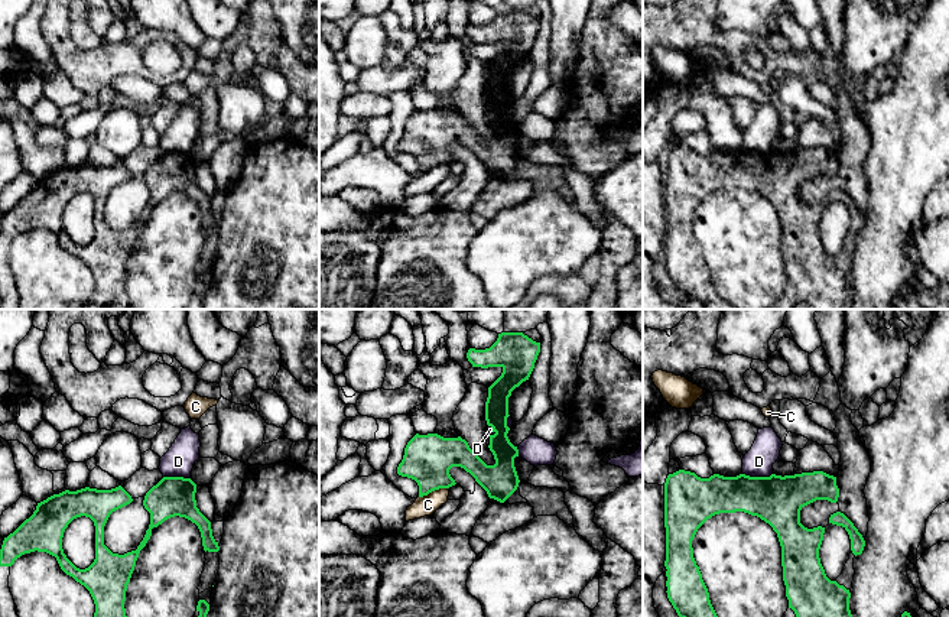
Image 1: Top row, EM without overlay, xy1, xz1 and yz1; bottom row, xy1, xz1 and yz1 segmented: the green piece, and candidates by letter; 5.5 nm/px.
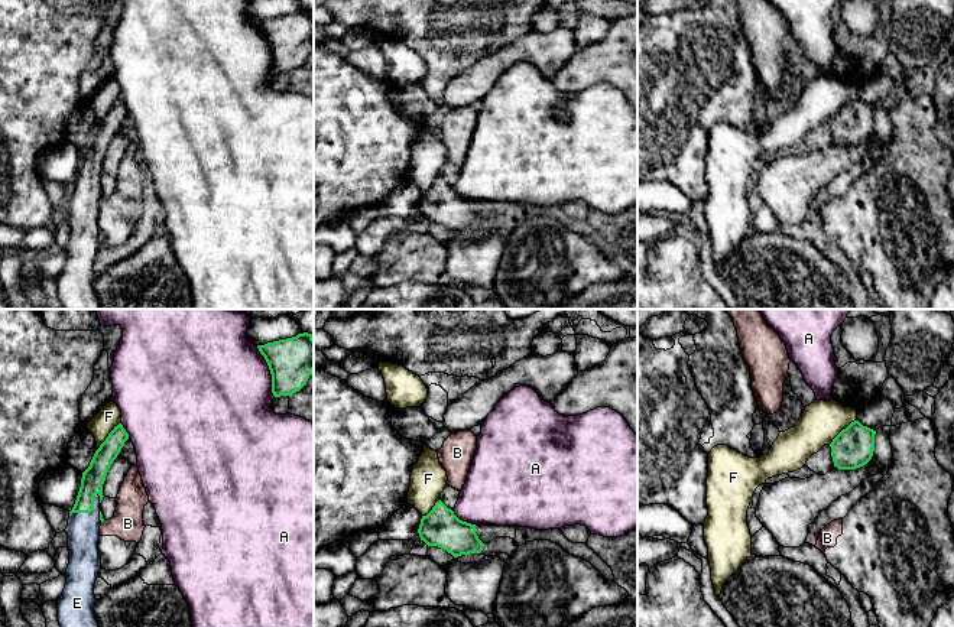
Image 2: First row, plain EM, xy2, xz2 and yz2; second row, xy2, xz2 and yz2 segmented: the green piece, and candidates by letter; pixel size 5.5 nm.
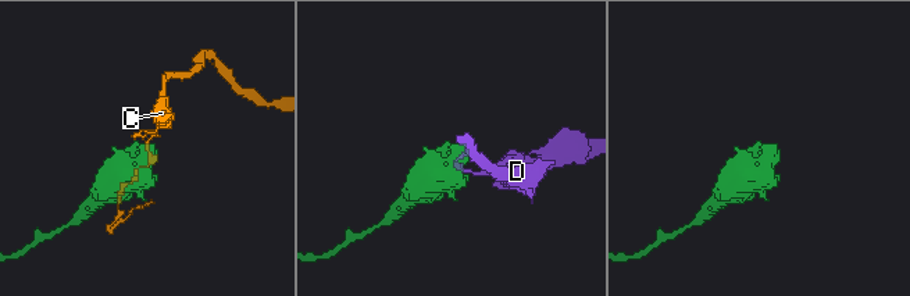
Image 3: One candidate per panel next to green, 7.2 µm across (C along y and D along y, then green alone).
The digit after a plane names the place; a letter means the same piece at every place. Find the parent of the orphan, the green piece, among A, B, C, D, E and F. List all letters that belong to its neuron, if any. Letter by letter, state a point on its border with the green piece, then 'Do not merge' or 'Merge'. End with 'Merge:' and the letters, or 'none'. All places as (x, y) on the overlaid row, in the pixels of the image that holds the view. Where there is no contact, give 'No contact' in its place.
A: Touches green at xy2 (271, 372). Do not merge
B: No contact. Do not merge
C: Touches green at xz1 (434, 490). Do not merge
D: Touches green at yz1 (757, 477). Do not merge
E: Touches green at xy2 (90, 512). Merge
F: Touches green at xy2 (107, 437). Do not merge
Merge: E

